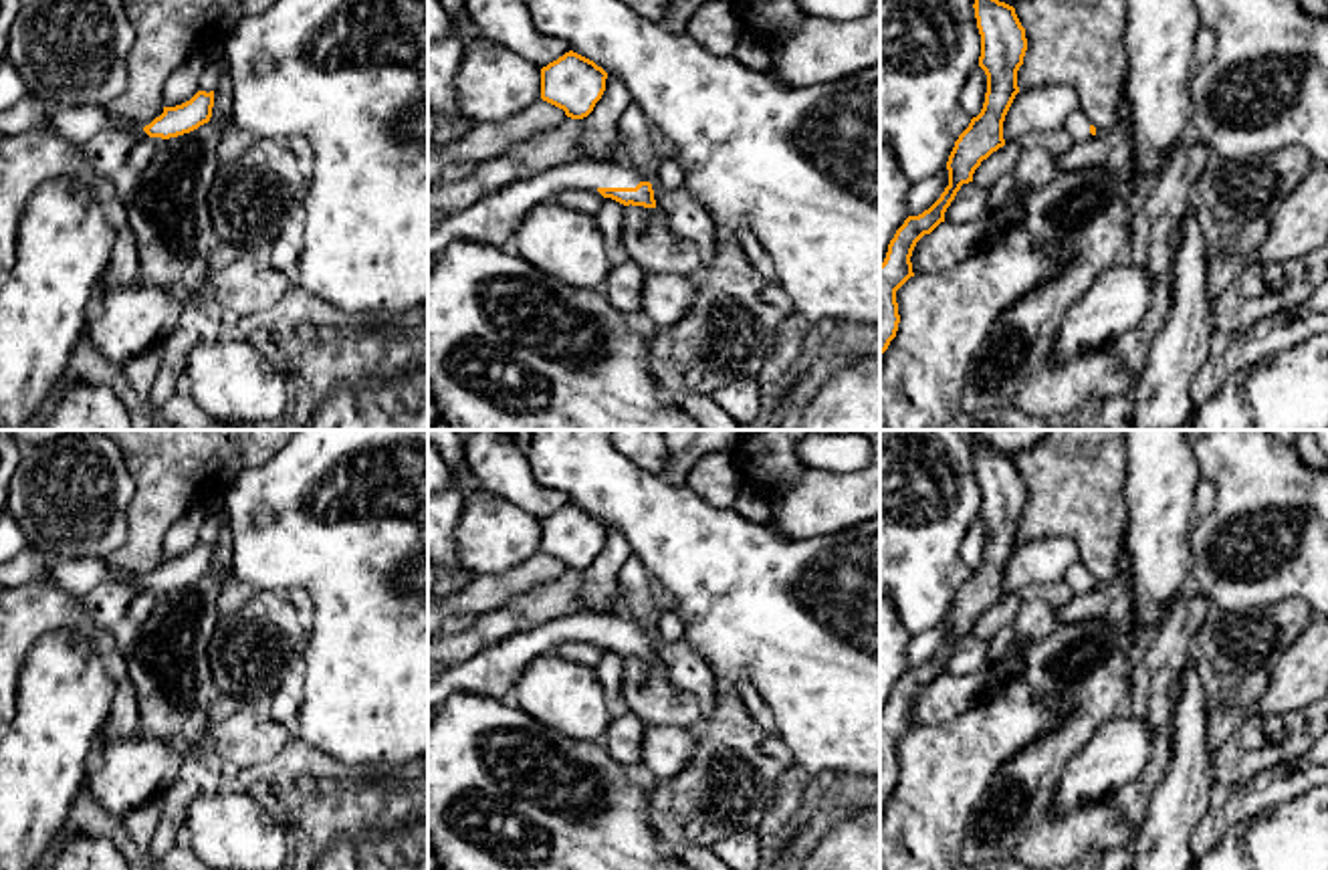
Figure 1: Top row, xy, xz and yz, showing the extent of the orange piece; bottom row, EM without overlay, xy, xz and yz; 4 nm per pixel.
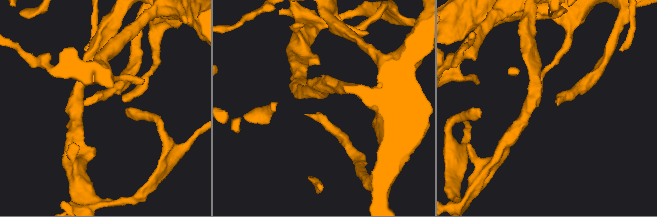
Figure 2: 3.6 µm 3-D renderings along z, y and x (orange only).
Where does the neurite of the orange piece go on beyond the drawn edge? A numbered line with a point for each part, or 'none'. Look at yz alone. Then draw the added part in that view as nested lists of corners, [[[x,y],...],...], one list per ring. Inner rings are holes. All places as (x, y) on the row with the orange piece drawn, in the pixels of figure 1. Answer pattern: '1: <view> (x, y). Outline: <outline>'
1: yz (1078, 124). Outline: [[[1076,109],[1066,121],[1064,129],[1074,137],[1076,143],[1090,141],[1094,135],[1090,133],[1090,117]]]

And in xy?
1: xy (75, 124). Outline: [[[71,105],[71,107],[48,107],[46,131],[59,135],[61,139],[83,147],[85,141],[111,127],[123,127],[131,131],[137,139],[151,139],[155,145],[163,141],[161,137],[149,137],[143,127],[147,123],[123,123],[113,119],[107,107],[99,105]],[[151,119],[153,121],[153,119]]]

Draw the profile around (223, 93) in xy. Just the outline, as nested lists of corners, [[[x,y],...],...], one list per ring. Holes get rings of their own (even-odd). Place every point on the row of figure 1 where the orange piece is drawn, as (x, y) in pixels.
[[[222,48],[210,50],[208,57],[210,65],[218,63],[224,67],[224,73],[214,89],[214,107],[212,107],[212,117],[208,121],[220,133],[220,129],[228,123],[234,105],[232,79]]]

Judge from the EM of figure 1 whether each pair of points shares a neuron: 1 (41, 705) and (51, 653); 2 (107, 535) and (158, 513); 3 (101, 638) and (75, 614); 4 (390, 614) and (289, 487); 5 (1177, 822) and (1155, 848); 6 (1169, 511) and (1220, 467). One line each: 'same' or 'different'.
1: same
2: different
3: same
4: same
5: same
6: different

